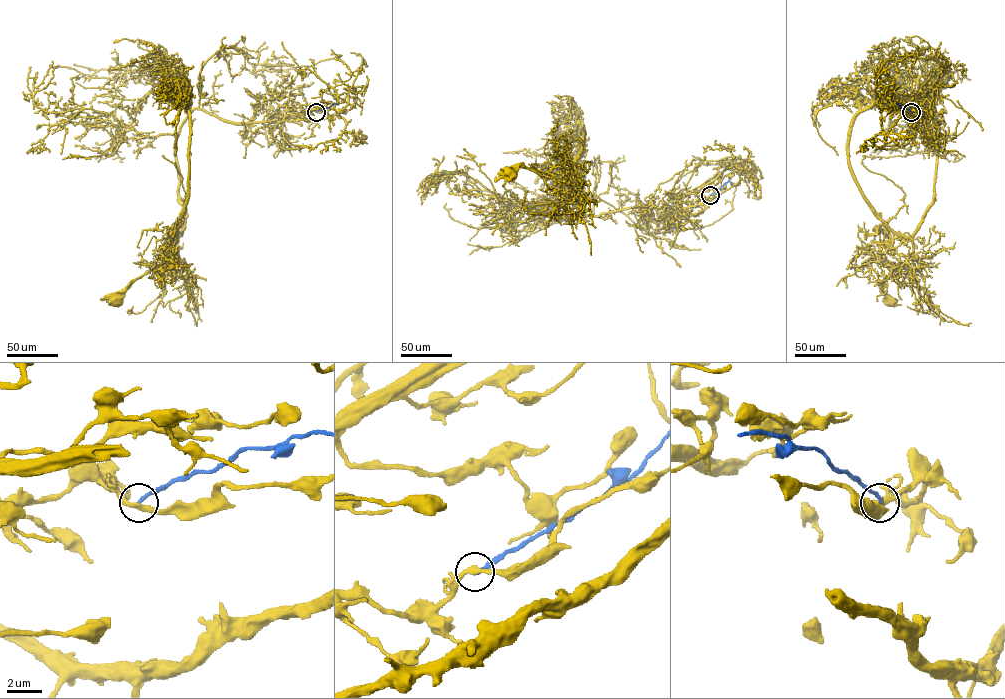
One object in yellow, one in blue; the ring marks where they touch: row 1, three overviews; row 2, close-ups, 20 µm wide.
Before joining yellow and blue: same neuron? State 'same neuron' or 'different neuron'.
different neuron

